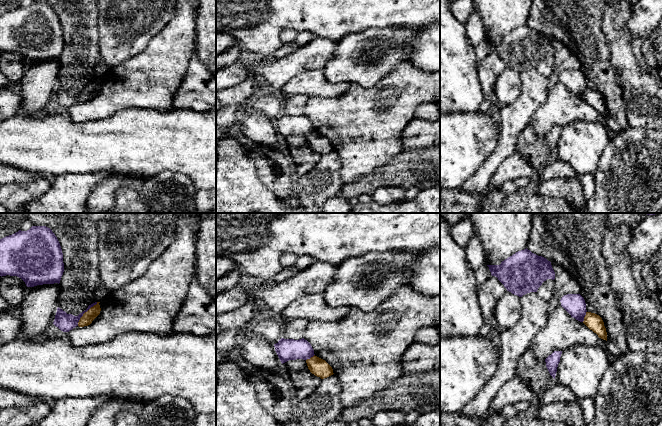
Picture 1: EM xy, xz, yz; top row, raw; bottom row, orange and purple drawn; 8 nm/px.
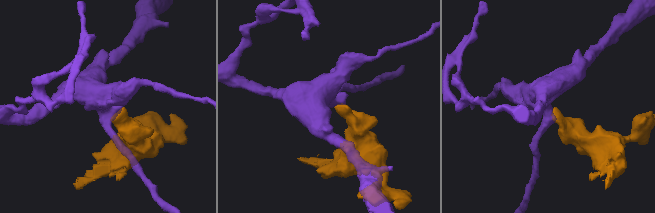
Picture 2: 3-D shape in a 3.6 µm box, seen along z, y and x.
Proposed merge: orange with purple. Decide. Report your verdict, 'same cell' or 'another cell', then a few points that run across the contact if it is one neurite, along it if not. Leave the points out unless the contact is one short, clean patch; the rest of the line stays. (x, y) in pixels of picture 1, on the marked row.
another cell; line xy (97, 302), (83, 314), (77, 325)

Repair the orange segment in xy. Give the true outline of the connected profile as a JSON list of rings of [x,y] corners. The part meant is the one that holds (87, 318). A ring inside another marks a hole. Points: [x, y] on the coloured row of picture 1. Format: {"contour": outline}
{"contour": [[[97,302],[96,305],[91,307],[87,312],[83,314],[78,322],[79,327],[88,326],[92,321],[100,314],[101,308],[99,305],[100,302]]]}

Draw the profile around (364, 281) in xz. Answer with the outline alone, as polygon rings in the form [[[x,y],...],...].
[[[370,251],[364,255],[352,256],[337,265],[333,280],[323,293],[330,307],[356,308],[363,312],[374,310],[395,290],[407,286],[412,276],[410,266],[416,260],[413,251]]]

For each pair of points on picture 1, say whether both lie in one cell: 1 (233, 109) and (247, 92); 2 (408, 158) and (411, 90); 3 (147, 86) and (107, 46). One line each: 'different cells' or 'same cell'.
1: same cell
2: different cells
3: different cells

